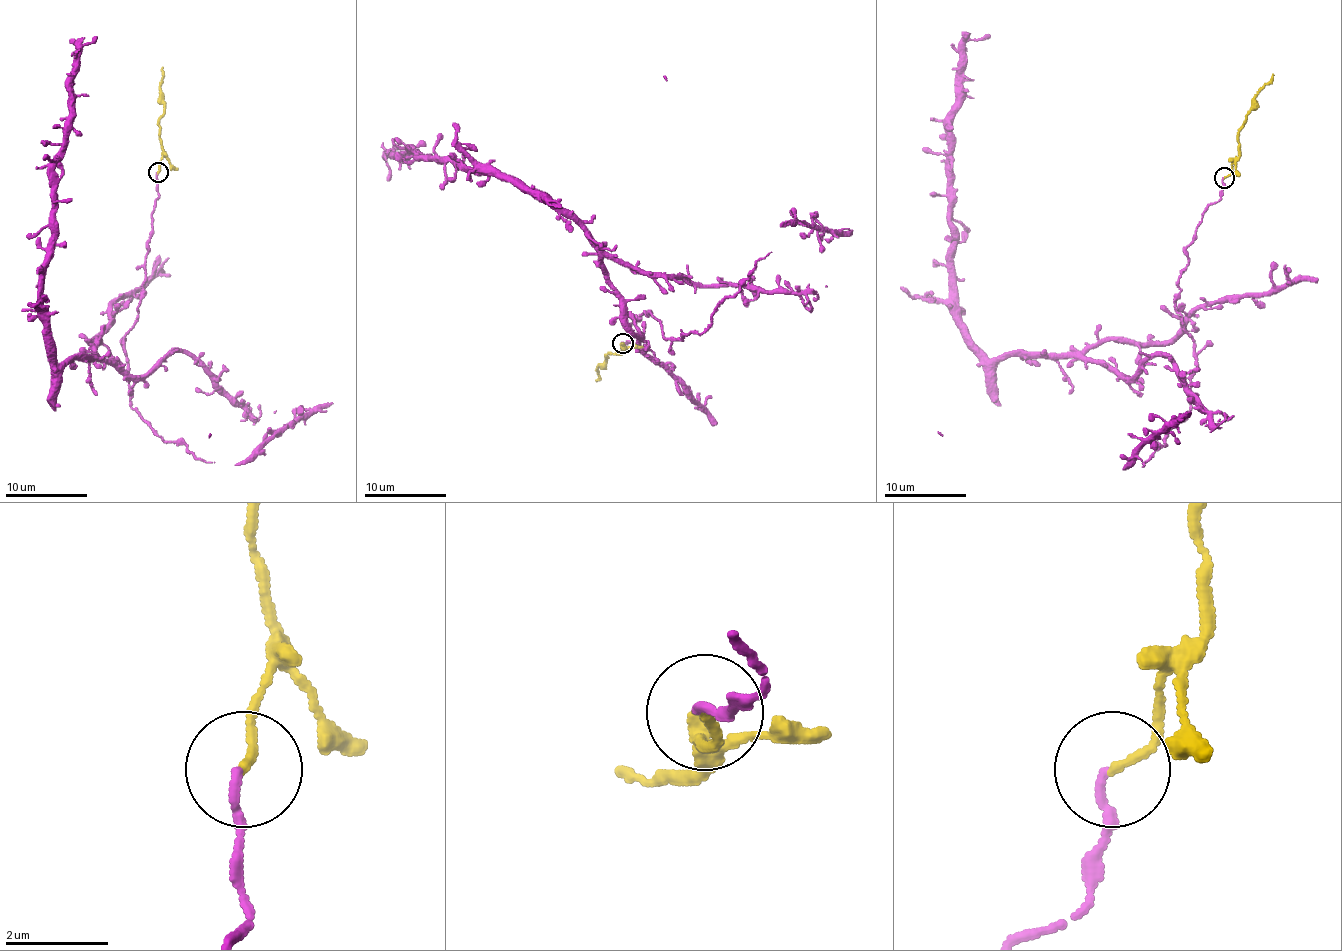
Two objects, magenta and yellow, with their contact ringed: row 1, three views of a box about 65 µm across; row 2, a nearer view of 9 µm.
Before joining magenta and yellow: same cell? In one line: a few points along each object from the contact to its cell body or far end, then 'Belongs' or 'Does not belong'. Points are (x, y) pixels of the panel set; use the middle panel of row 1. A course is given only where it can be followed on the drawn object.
Course of magenta: (622, 344), (652, 313), (636, 336), (573, 219), (500, 172), (415, 151), (384, 152), (387, 181). Course of yellow: (623, 344), (621, 353), (607, 352), (606, 360), (597, 366), (595, 379). Belongs

